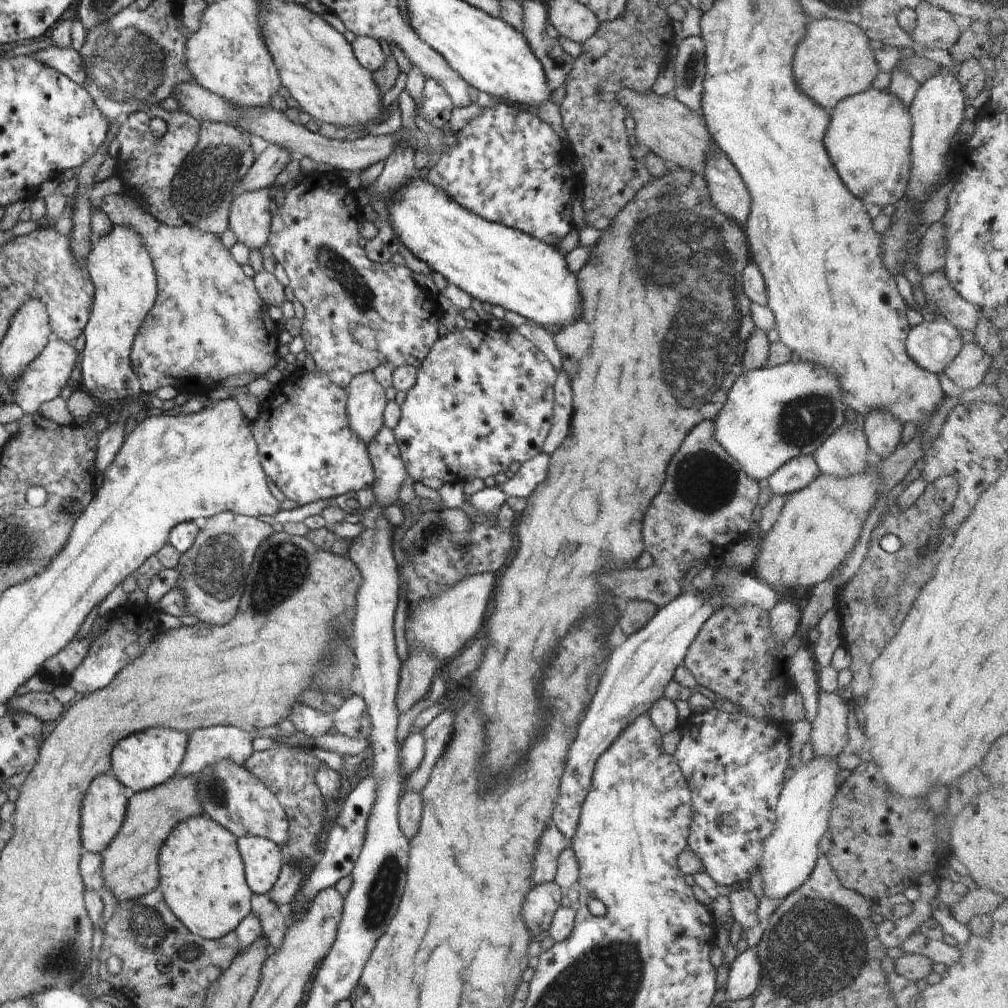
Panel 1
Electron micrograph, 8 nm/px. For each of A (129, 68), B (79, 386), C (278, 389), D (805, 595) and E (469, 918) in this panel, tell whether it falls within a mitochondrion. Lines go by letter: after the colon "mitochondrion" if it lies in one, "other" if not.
A: mitochondrion
B: other
C: other
D: other
E: other

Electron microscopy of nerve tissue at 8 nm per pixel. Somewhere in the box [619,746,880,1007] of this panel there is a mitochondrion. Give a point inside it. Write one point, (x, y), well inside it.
(816, 948)

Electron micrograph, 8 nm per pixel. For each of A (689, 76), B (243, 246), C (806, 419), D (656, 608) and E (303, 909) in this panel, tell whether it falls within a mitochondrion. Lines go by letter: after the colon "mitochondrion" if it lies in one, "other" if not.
A: mitochondrion
B: other
C: mitochondrion
D: other
E: other

